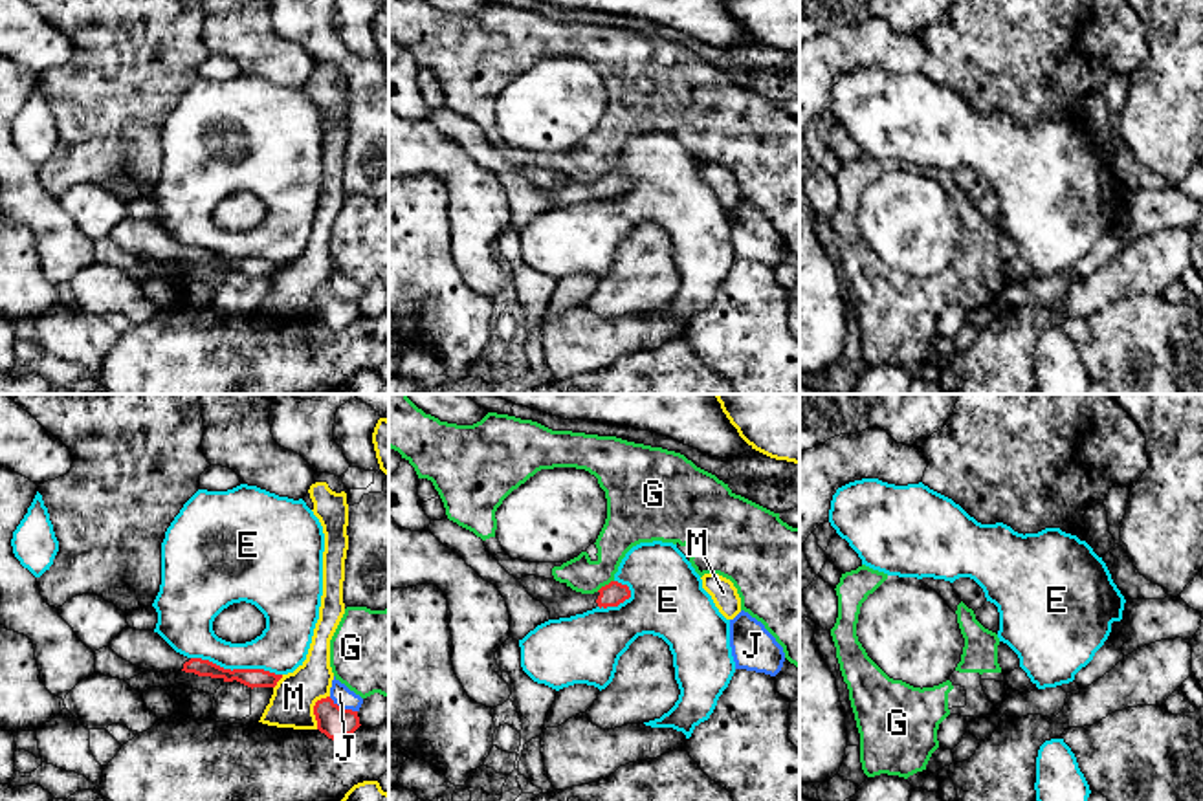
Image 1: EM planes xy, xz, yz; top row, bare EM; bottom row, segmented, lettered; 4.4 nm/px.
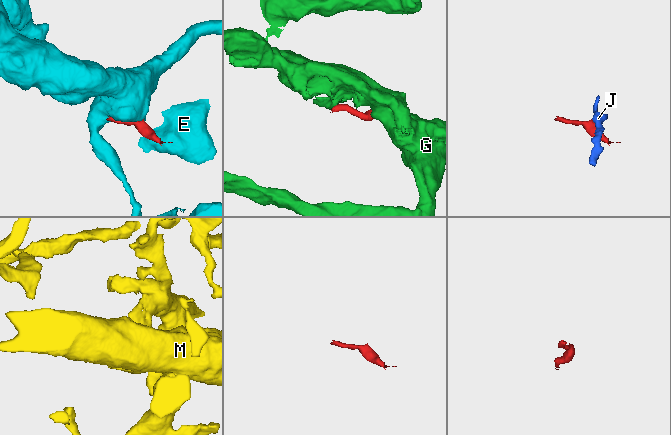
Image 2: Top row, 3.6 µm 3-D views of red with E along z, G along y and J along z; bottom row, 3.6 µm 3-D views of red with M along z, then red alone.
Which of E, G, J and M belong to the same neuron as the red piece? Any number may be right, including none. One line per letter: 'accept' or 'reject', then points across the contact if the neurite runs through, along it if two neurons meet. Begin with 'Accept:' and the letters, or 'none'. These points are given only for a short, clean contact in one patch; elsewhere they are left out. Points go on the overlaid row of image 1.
Accept: none
E: reject
G: reject; border along xz (613, 580), (596, 591)
J: reject; border along xy (329, 697), (342, 708), (356, 712)
M: reject

